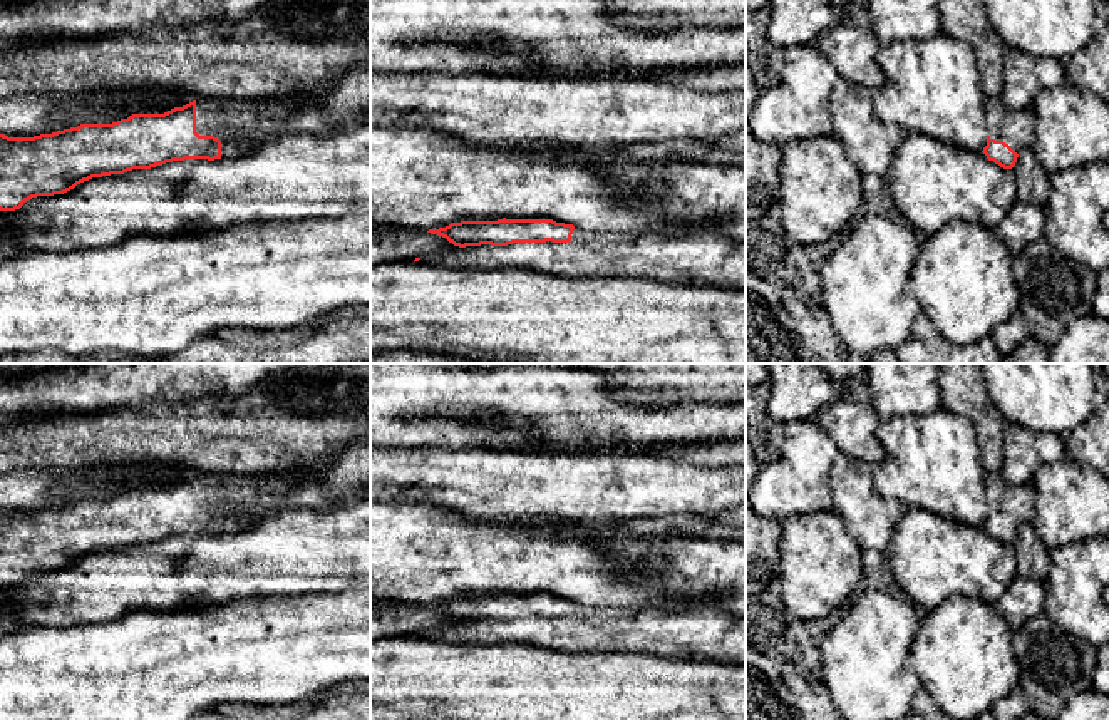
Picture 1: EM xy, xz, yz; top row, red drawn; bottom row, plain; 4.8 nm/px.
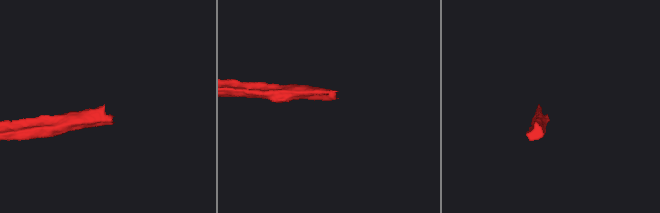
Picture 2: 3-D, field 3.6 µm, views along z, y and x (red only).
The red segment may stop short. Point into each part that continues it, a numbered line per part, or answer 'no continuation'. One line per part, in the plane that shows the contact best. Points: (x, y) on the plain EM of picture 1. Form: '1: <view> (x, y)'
1: xz (709, 635)

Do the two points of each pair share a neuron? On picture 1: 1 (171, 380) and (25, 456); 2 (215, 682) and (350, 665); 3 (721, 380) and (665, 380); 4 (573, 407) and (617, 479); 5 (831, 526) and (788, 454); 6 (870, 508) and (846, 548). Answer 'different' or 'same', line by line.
1: different
2: same
3: same
4: different
5: different
6: different

